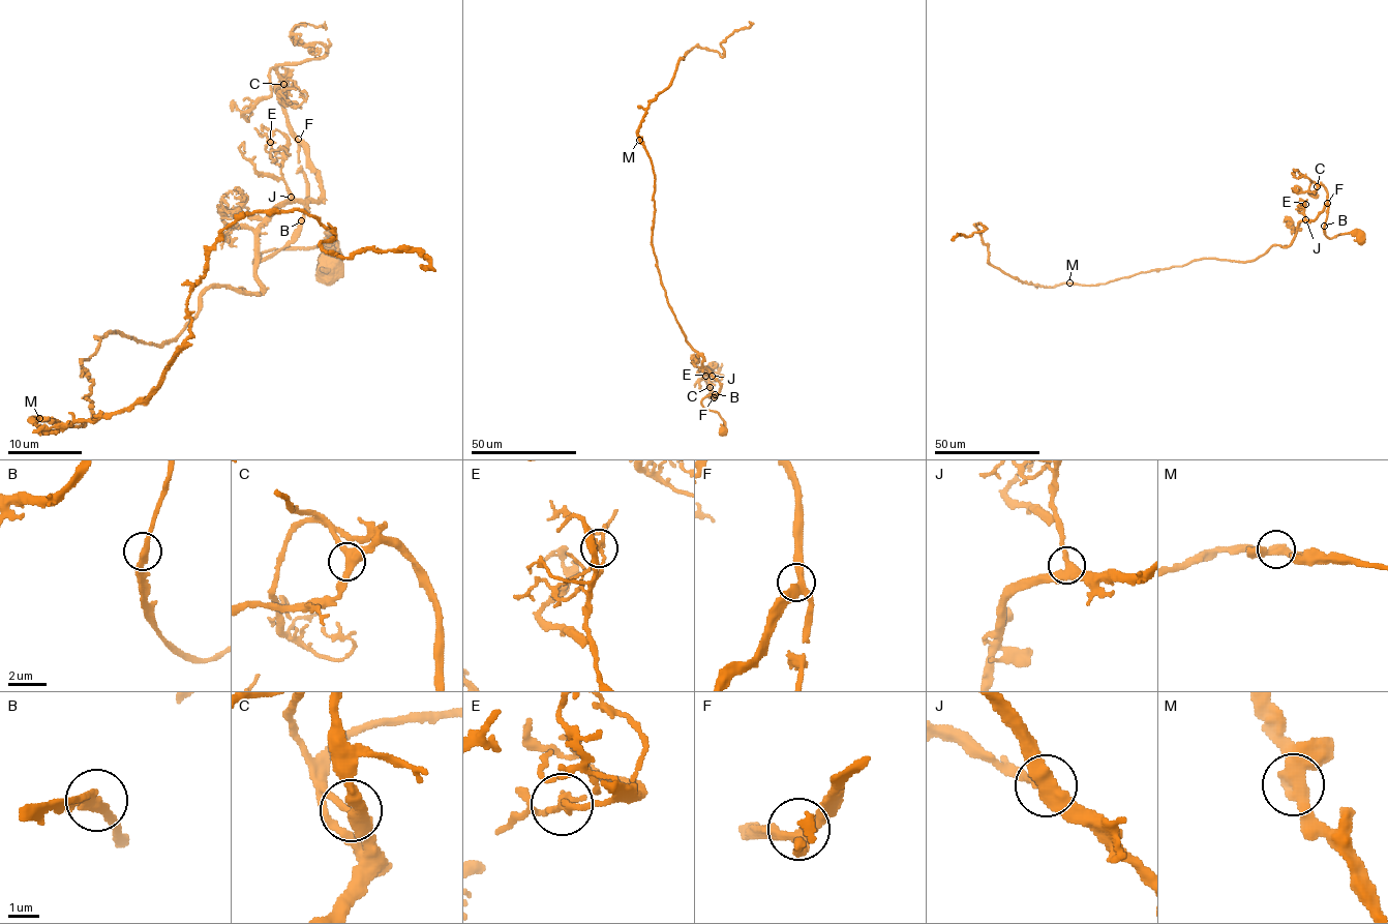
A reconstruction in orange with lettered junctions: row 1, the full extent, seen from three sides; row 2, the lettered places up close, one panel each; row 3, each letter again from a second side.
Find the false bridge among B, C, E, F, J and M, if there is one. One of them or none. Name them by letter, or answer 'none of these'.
none of these

